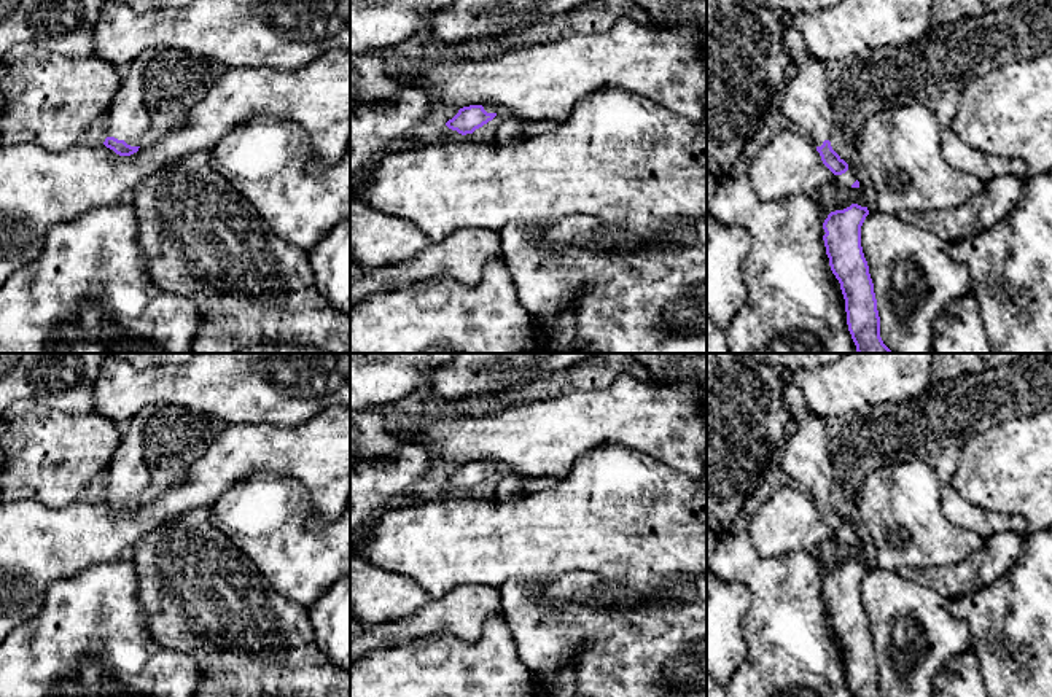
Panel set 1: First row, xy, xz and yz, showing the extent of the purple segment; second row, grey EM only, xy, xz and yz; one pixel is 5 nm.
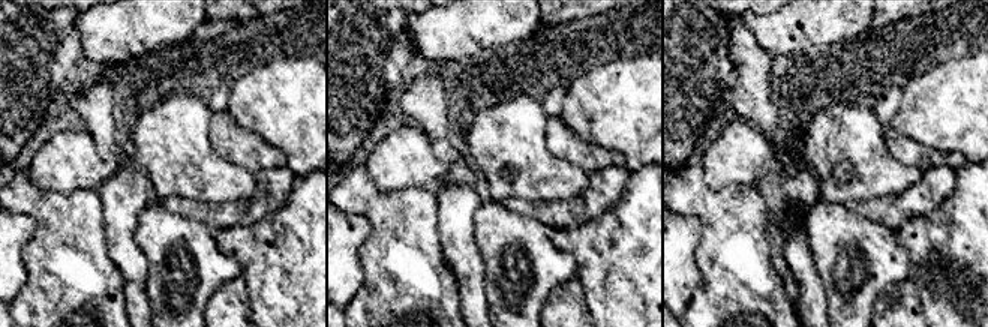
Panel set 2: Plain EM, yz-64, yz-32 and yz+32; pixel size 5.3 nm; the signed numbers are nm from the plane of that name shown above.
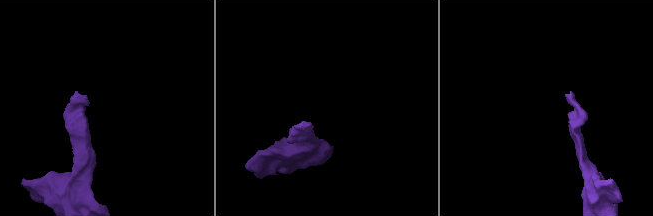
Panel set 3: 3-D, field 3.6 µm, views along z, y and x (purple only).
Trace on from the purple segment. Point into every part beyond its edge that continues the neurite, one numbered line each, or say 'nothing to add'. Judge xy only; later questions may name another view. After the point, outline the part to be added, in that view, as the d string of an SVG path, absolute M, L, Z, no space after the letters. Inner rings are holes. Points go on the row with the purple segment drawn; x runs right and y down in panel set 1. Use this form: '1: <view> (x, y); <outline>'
1: xy (128, 118); M148 49L131 64L105 115L108 137L124 140L131 146L142 145L142 137L150 126L150 113L143 100L143 72L151 57L164 49Z

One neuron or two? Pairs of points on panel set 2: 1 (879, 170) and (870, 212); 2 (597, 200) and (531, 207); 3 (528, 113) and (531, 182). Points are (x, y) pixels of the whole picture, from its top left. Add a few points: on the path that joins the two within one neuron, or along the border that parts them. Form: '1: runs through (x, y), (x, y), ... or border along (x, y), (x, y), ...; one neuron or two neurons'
1: border along (895, 194), (850, 200), (844, 204); two neurons
2: runs through (580, 209), (547, 210); one neuron
3: runs through (528, 129), (528, 165); one neuron

